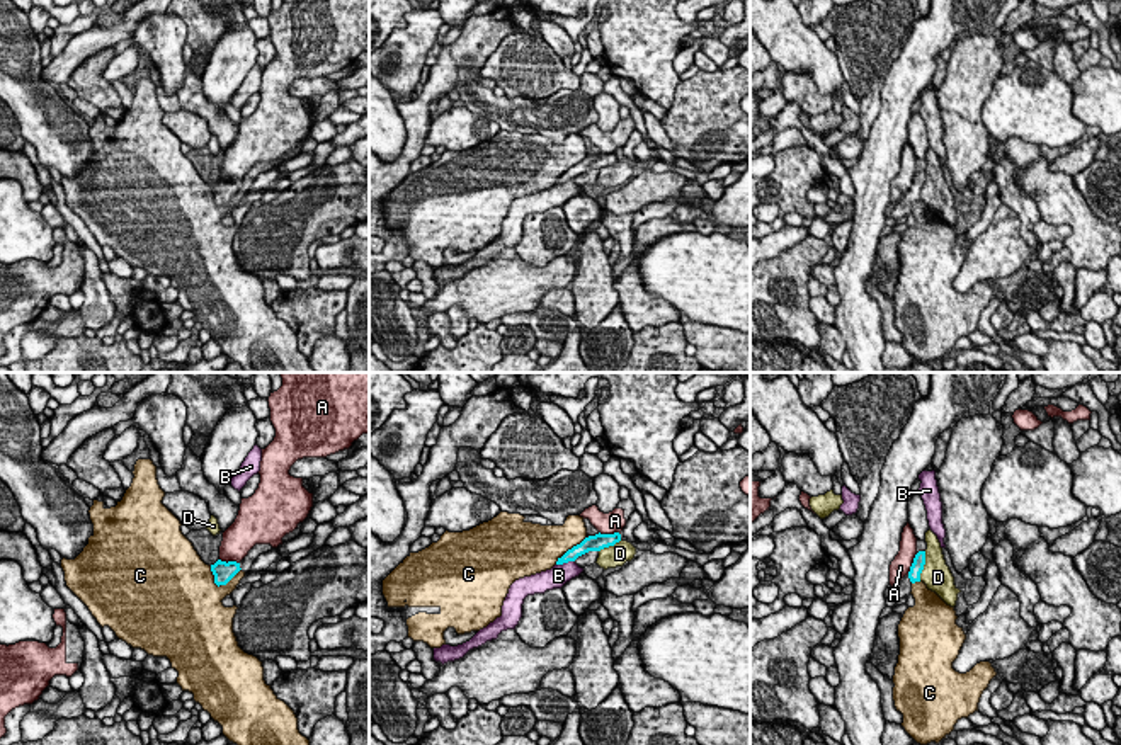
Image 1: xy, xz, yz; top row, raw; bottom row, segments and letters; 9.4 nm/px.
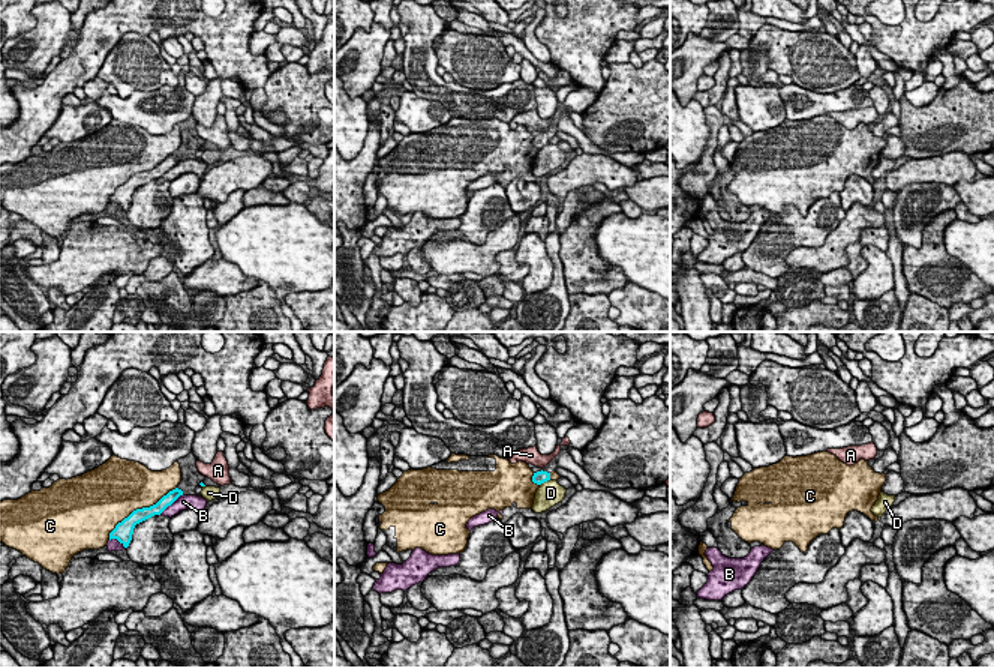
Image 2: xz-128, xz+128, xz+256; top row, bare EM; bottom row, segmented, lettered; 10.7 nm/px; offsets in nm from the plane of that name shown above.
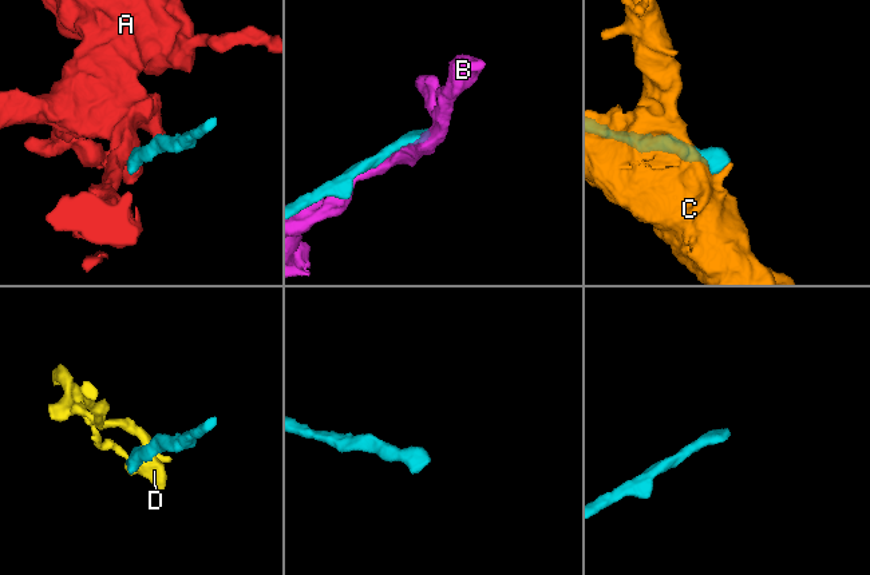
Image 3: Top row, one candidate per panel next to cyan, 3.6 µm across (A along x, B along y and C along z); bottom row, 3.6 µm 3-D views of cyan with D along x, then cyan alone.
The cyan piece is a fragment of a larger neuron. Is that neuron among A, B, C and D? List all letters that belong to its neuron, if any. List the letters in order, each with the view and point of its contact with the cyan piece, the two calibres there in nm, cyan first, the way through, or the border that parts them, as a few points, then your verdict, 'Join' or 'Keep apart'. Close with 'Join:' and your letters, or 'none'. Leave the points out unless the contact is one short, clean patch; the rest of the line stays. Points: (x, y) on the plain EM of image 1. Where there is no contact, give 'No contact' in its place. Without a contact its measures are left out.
A: Touches cyan at xz (609, 153). Thickness 160 nm (cyan) against 200 nm. Boundary: xz (599, 150), (620, 153). Keep apart
B: Touches cyan at xz (565, 181). Thickness 120 nm (cyan) against 200 nm. Keep apart
C: Touches cyan at xz (574, 165). Thickness 160 nm (cyan) against 340 nm. Keep apart
D: Touches cyan at yz (922, 186). Thickness 120 nm (cyan) against 280 nm. Boundary: yz (926, 170), (919, 199). Keep apart
Join: none

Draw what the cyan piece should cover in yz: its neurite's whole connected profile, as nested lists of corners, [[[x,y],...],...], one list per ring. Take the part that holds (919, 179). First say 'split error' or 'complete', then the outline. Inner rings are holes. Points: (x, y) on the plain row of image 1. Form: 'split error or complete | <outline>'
split error | [[[919,170],[913,177],[910,191],[896,204],[893,204],[891,218],[900,219],[910,214],[912,204],[915,201],[920,201],[924,184],[925,184],[925,170]]]

